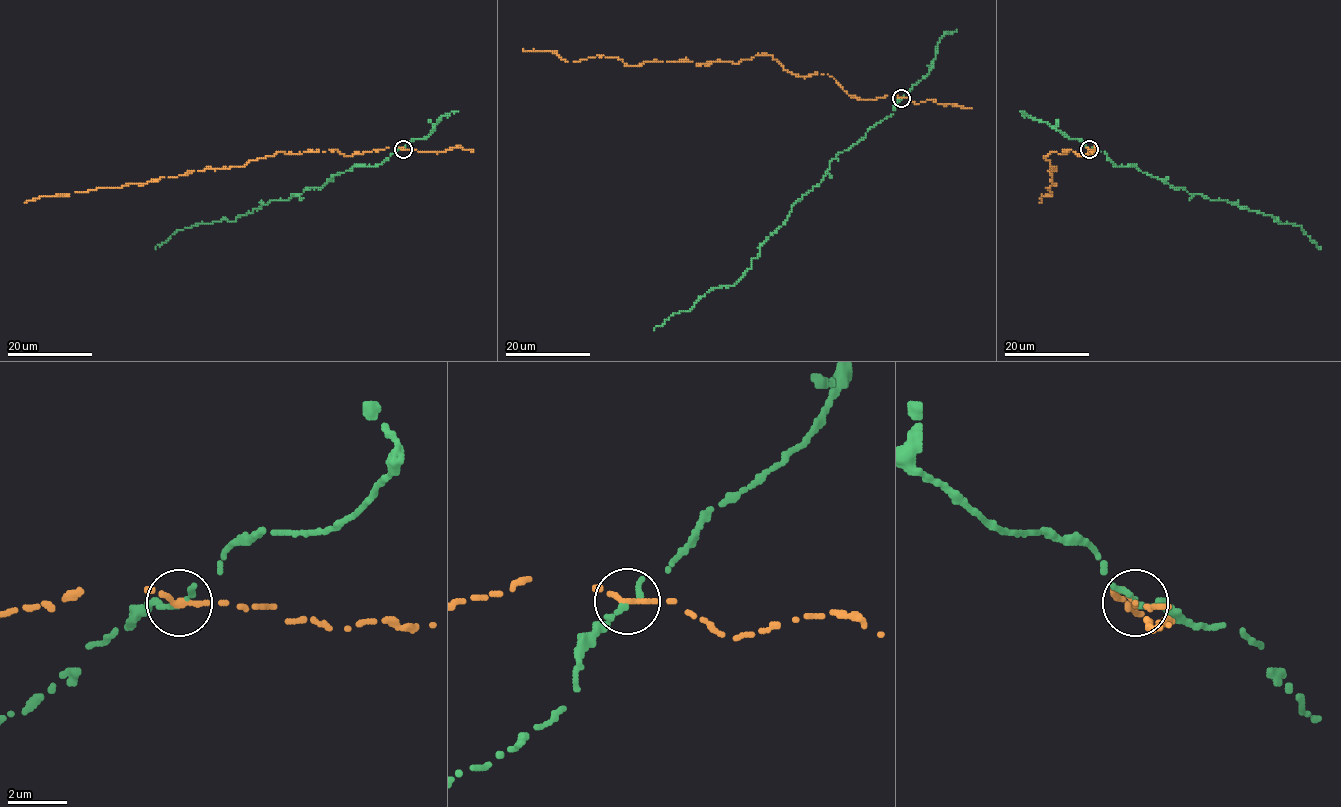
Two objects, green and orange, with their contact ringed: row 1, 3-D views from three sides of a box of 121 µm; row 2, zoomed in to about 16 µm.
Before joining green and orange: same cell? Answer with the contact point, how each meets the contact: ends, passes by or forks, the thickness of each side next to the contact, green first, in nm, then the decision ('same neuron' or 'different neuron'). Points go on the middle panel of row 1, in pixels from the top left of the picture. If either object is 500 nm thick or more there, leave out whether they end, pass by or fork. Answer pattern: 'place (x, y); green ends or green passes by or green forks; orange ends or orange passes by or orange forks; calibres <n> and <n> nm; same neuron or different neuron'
place (901, 98); green passes by; orange passes by; calibres 170 and 170 nm; different neuron

